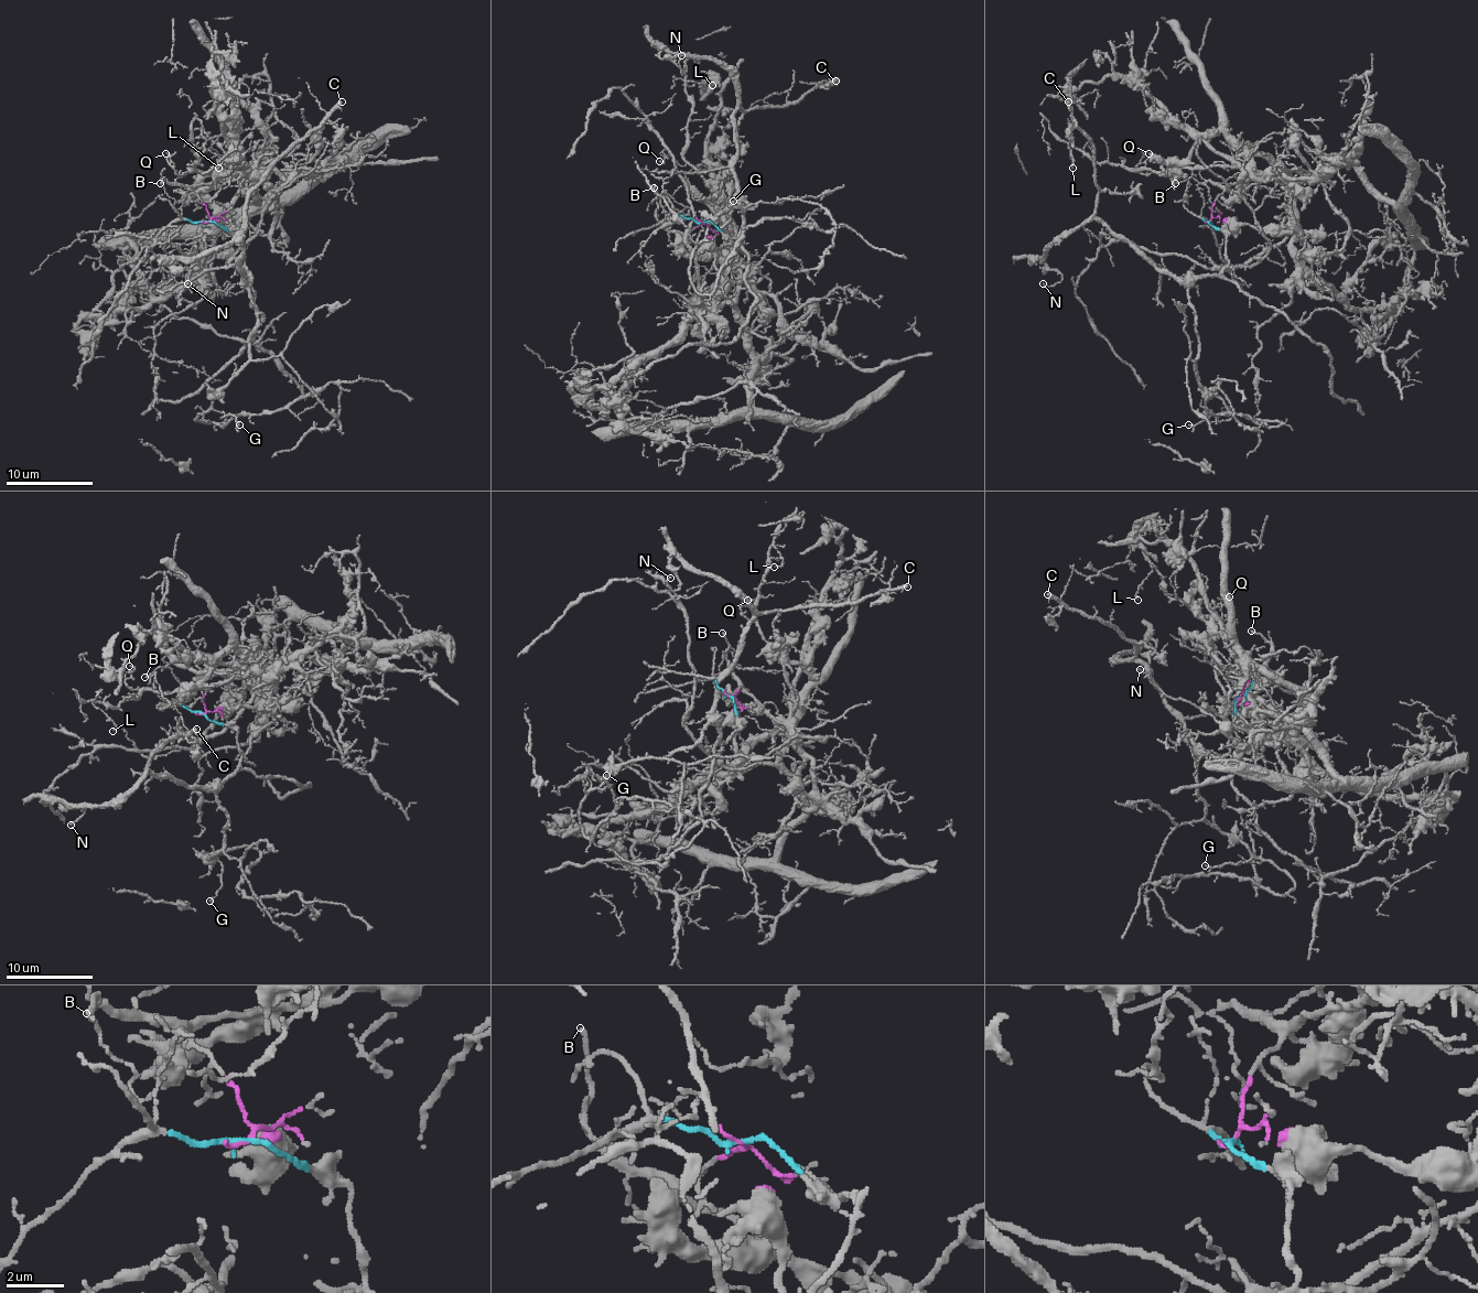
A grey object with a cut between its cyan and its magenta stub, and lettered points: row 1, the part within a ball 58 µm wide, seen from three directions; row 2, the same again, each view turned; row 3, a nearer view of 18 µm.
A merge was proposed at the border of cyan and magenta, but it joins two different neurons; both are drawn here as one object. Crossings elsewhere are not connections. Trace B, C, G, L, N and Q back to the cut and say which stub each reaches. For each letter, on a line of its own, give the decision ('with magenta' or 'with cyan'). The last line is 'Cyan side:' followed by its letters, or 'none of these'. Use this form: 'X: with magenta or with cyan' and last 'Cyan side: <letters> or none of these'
B: with magenta
C: with cyan
G: with cyan
L: with magenta
N: with cyan
Q: with magenta
Cyan side: C, G, N

